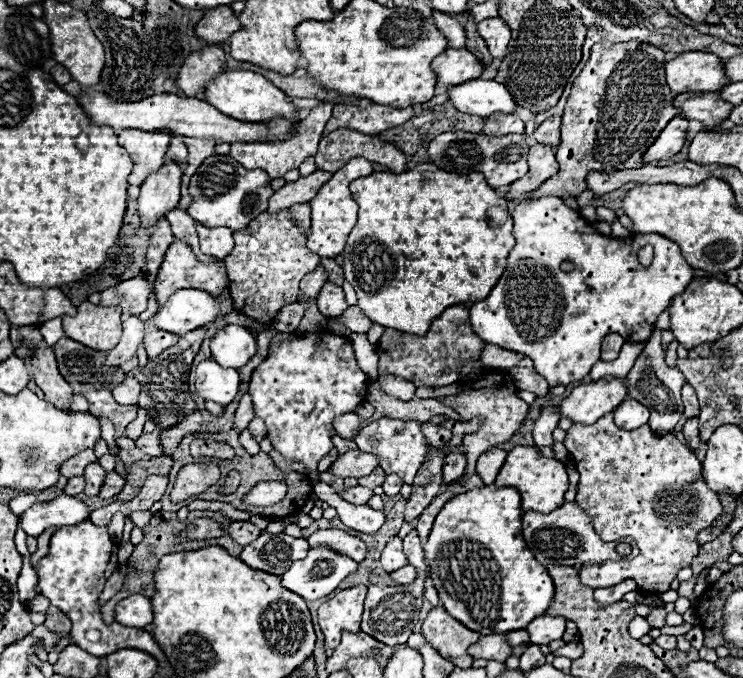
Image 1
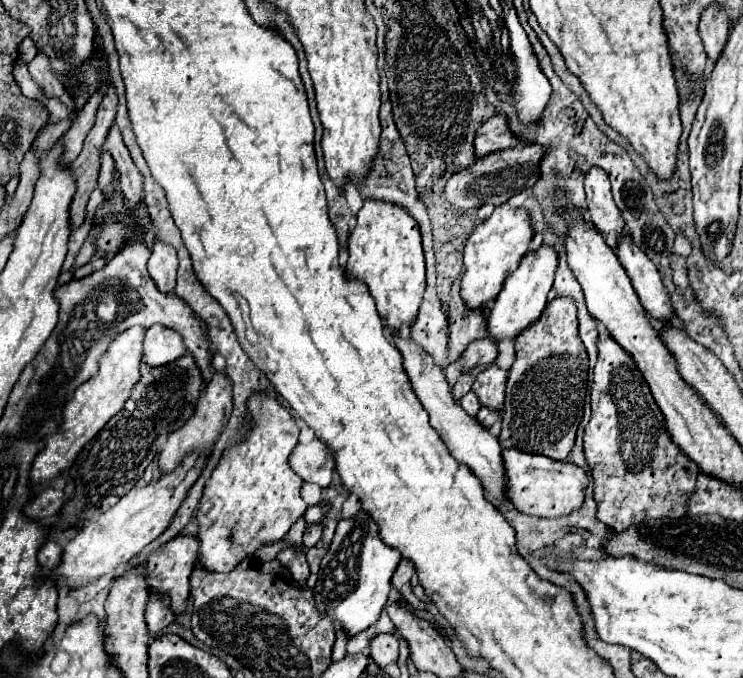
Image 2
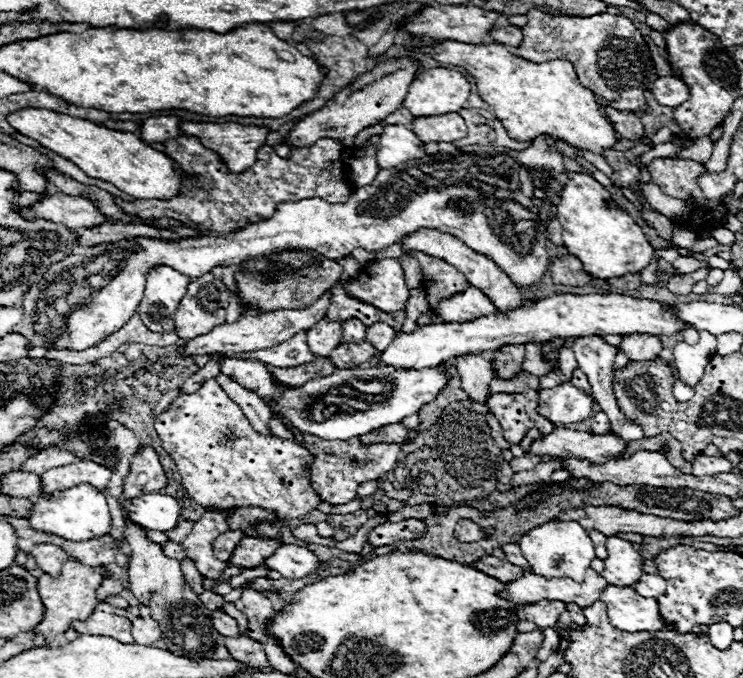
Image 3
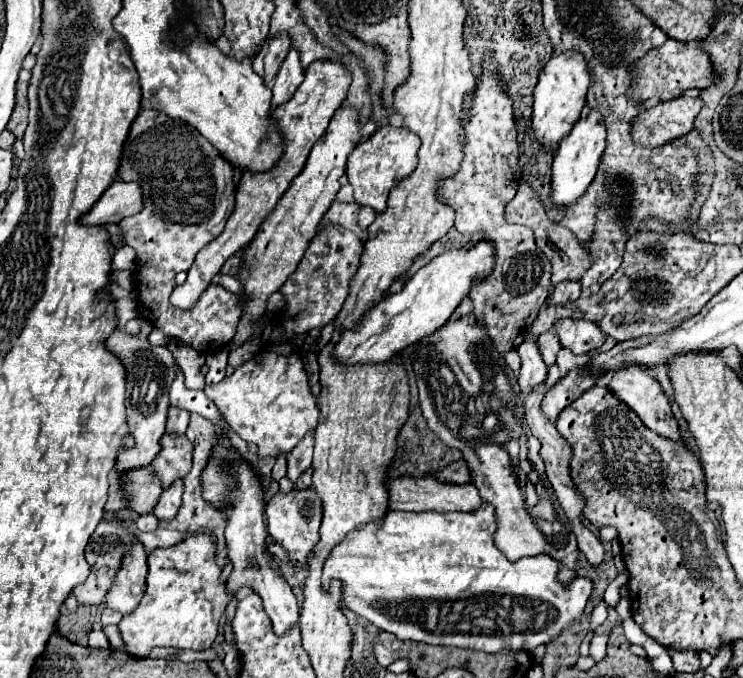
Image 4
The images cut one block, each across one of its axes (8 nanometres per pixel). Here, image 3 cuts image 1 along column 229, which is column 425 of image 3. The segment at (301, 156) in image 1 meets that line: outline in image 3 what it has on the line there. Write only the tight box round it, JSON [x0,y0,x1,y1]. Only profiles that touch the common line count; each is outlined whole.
[376,126,426,168]

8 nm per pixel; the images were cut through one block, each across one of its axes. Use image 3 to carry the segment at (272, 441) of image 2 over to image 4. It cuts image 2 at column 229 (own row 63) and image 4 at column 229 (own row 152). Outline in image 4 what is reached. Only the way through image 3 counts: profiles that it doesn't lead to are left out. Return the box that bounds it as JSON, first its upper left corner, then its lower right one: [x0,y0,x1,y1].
[118,534,230,658]

